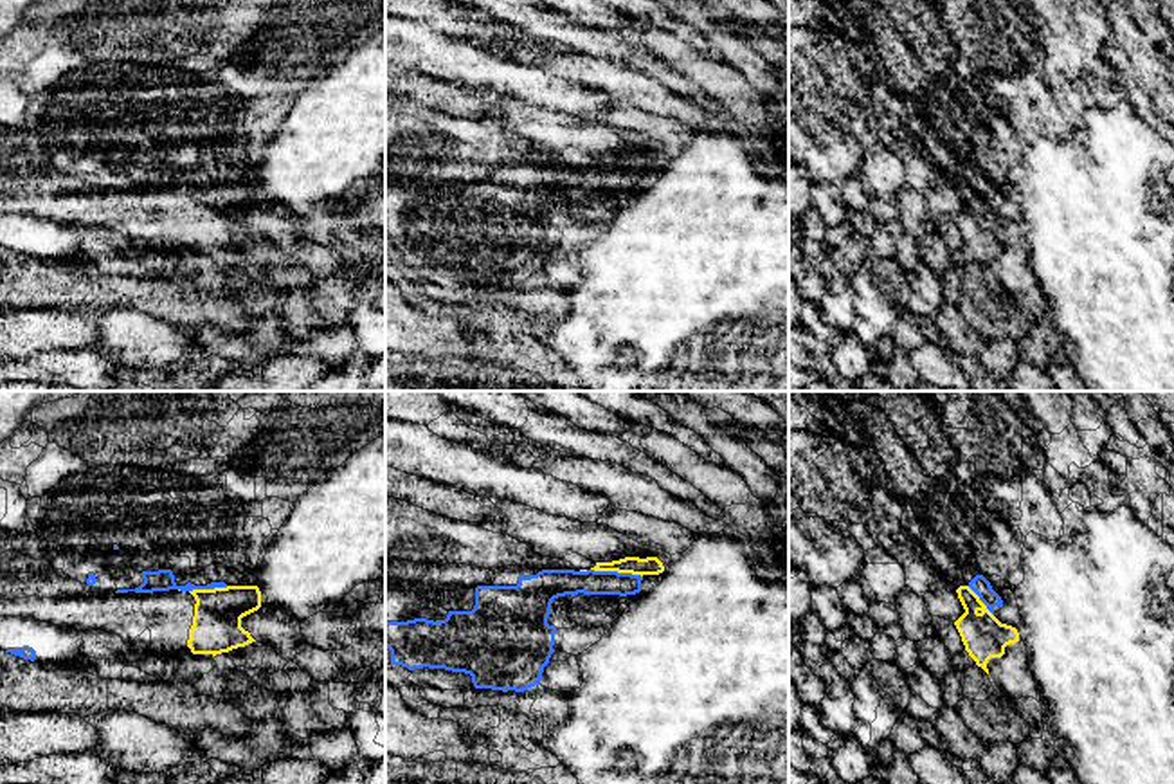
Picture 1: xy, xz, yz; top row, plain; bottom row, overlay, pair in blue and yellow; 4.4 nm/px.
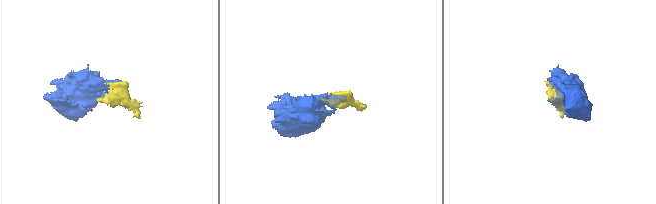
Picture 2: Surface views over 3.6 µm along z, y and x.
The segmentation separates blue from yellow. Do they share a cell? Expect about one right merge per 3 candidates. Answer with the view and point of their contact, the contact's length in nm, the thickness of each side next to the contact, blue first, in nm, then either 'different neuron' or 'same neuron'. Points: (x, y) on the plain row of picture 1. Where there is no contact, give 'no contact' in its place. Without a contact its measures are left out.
contact xz (616, 168); length 240 nm; calibres 120 and 80 nm; different neuron

